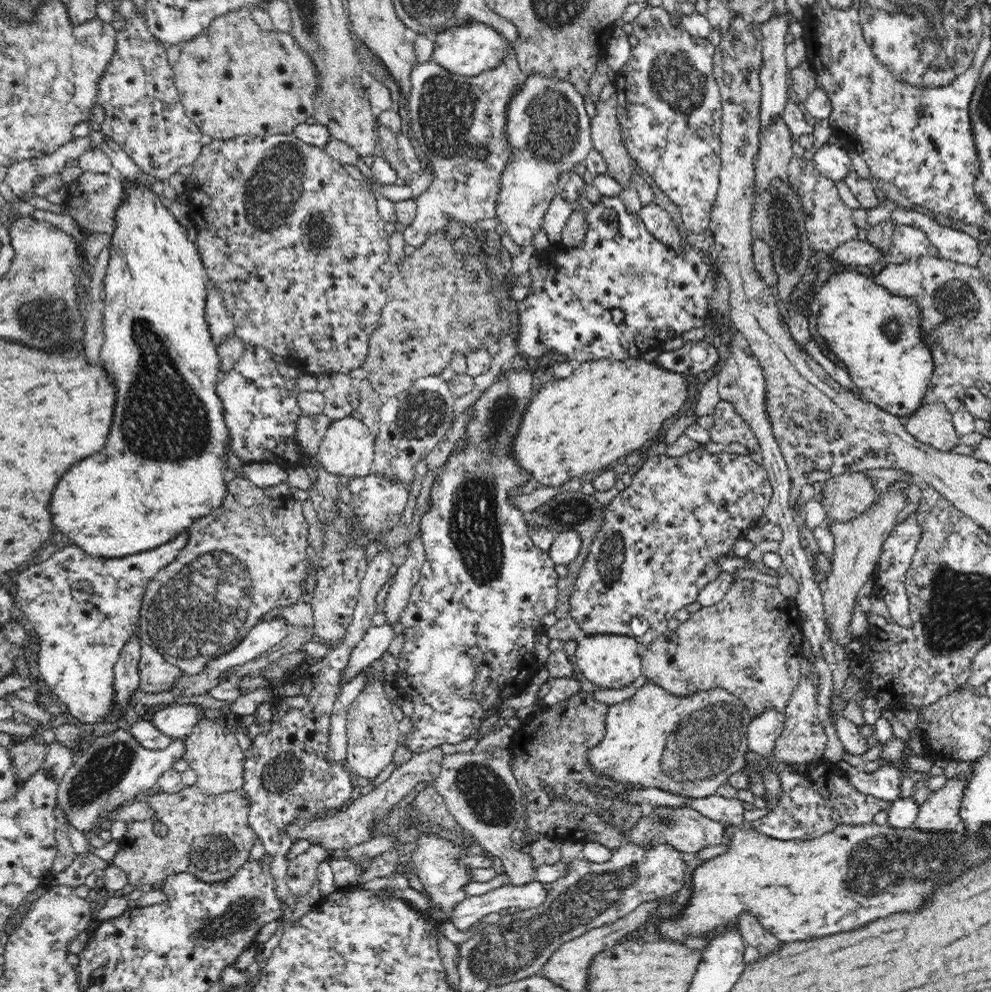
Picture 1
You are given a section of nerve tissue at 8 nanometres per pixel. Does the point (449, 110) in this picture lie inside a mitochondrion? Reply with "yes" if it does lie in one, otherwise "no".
yes

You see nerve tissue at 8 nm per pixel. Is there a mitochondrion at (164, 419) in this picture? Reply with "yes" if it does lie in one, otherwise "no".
yes

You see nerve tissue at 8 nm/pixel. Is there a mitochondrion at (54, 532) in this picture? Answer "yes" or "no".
no

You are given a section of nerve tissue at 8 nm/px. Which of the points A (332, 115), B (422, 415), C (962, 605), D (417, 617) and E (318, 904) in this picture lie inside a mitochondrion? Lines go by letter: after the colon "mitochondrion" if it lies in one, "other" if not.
A: mitochondrion
B: mitochondrion
C: mitochondrion
D: other
E: other

